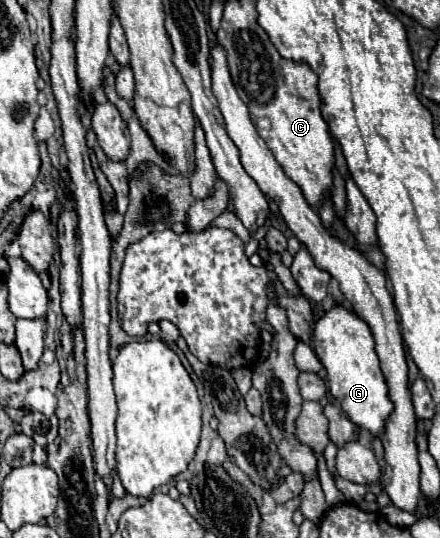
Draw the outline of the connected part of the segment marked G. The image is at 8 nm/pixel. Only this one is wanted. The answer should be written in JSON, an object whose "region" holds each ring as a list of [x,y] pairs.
{"region":[[[333,304],[327,312],[323,312],[323,316],[317,318],[311,340],[315,354],[327,370],[329,392],[335,402],[361,430],[369,430],[373,436],[379,436],[385,428],[385,418],[393,410],[393,404],[387,396],[387,386],[379,368],[369,324],[343,304]]]}

